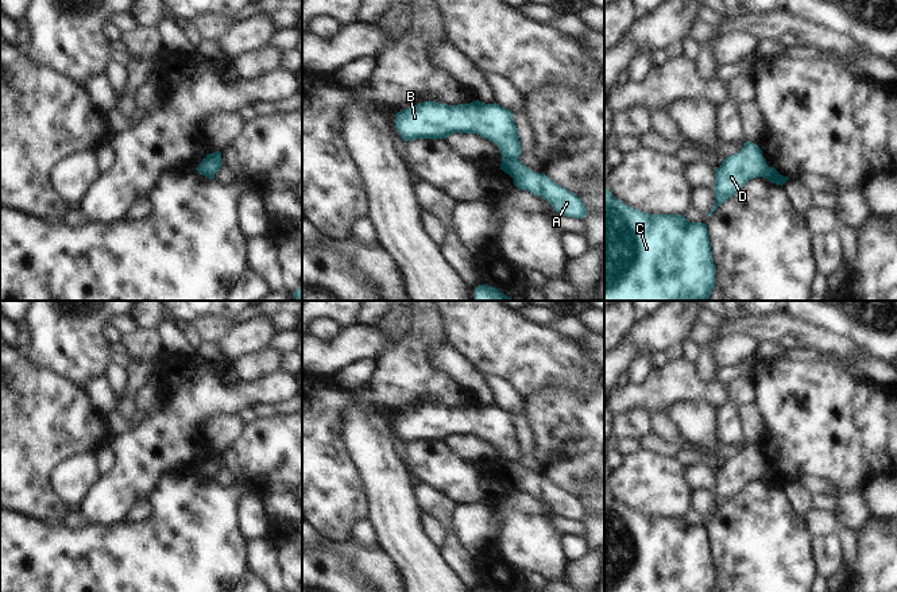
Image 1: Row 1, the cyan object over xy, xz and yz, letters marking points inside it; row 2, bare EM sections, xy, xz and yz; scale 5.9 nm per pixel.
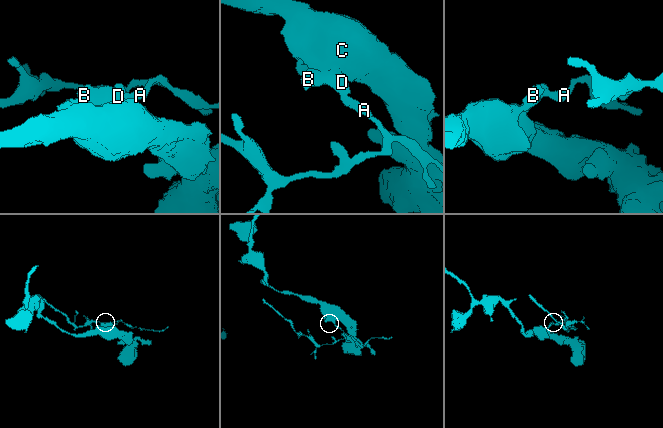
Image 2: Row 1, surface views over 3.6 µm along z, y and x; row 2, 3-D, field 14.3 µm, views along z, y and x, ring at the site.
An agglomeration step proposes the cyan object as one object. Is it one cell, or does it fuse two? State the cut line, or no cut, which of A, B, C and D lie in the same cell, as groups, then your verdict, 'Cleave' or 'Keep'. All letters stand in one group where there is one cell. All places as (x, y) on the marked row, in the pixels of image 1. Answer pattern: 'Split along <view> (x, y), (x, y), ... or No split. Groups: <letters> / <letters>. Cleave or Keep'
Split along xz (503, 158), (517, 159). Groups: A / B C D. Cleave.

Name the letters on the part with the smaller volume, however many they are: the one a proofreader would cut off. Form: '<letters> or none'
A.

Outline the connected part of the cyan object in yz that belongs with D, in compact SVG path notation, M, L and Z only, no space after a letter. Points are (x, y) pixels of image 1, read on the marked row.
M746 142L741 151L723 159L715 170L715 204L707 216L710 217L719 205L735 196L747 181L763 177L766 169L762 150L751 142Z

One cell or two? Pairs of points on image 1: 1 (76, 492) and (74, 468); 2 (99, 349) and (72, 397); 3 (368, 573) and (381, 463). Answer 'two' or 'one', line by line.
1: one
2: two
3: two

